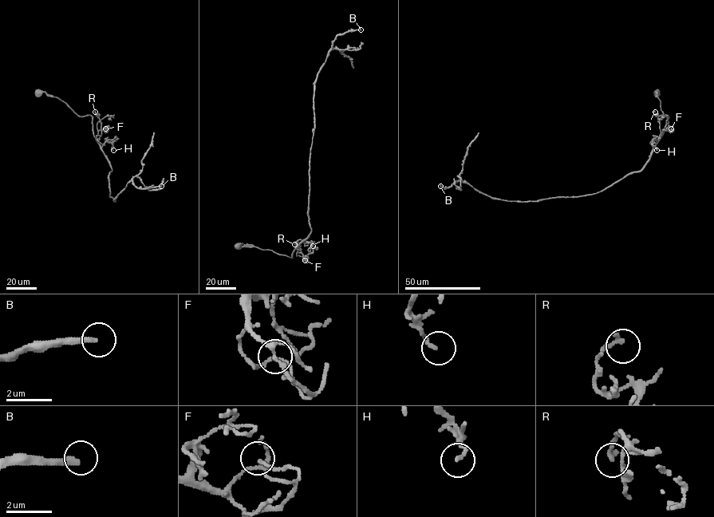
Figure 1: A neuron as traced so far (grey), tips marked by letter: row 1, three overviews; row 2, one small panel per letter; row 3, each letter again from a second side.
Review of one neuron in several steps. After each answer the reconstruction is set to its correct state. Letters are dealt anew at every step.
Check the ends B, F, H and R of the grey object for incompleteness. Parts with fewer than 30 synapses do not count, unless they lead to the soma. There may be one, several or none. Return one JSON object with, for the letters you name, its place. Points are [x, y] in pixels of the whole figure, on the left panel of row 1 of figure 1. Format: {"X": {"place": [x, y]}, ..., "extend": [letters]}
{"B": {"place": [161, 186]}, "extend": ["B"]}

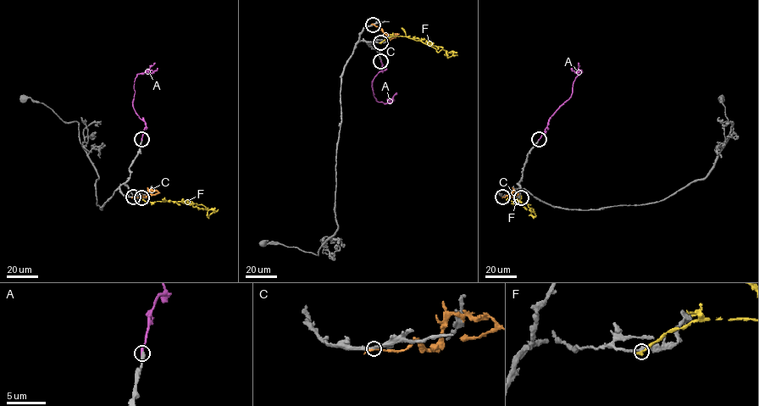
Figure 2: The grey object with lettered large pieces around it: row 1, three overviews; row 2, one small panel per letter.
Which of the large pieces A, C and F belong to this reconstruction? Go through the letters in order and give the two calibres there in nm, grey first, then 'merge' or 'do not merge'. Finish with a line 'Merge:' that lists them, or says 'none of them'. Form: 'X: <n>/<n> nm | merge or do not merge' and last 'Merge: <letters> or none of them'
A: 320/240 nm | do not merge
C: 340/180 nm | do not merge
F: 280/280 nm | do not merge
Merge: none of them

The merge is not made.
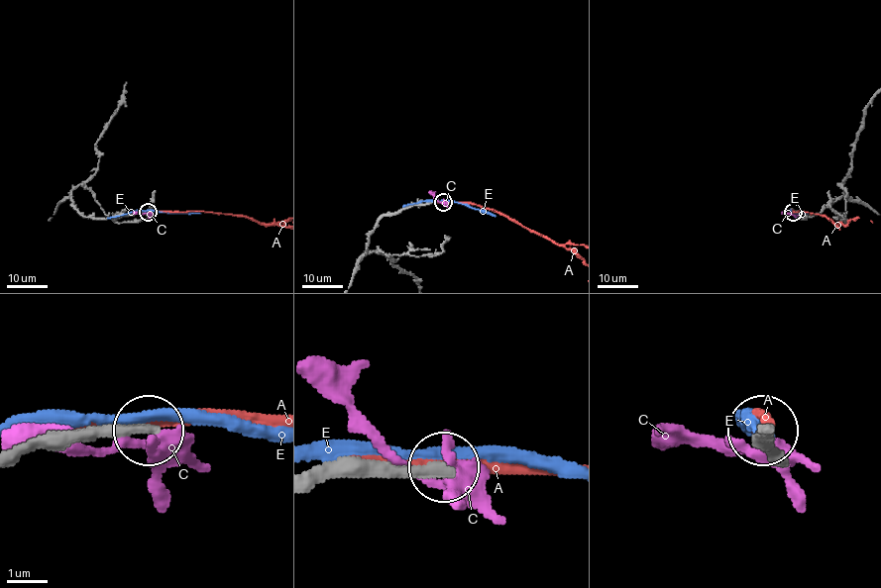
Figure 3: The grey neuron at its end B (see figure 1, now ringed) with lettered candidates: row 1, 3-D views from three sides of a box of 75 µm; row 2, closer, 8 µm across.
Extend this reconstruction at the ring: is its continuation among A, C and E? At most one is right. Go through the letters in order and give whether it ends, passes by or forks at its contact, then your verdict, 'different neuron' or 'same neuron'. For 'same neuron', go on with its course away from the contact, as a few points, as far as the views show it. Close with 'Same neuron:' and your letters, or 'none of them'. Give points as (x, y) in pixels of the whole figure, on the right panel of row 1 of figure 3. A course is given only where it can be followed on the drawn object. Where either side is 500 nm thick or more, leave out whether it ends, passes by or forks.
A: it ends there; different neuron
C: it passes by; different neuron
E: it passes by; different neuron
Same neuron: none of them

